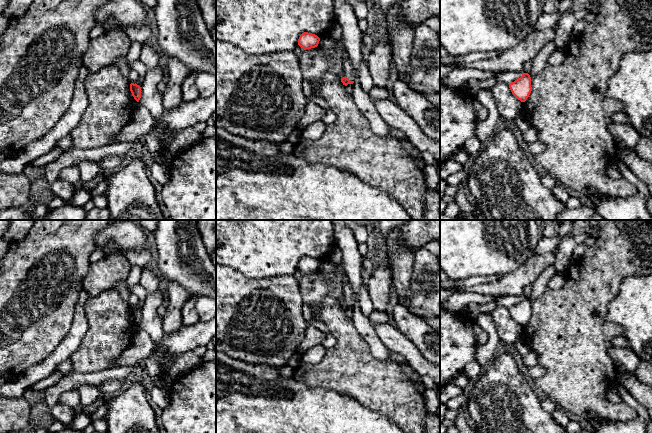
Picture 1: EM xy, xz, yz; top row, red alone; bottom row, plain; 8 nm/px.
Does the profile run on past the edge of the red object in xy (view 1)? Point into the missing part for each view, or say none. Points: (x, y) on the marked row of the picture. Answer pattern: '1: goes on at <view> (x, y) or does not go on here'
1: does not go on here

